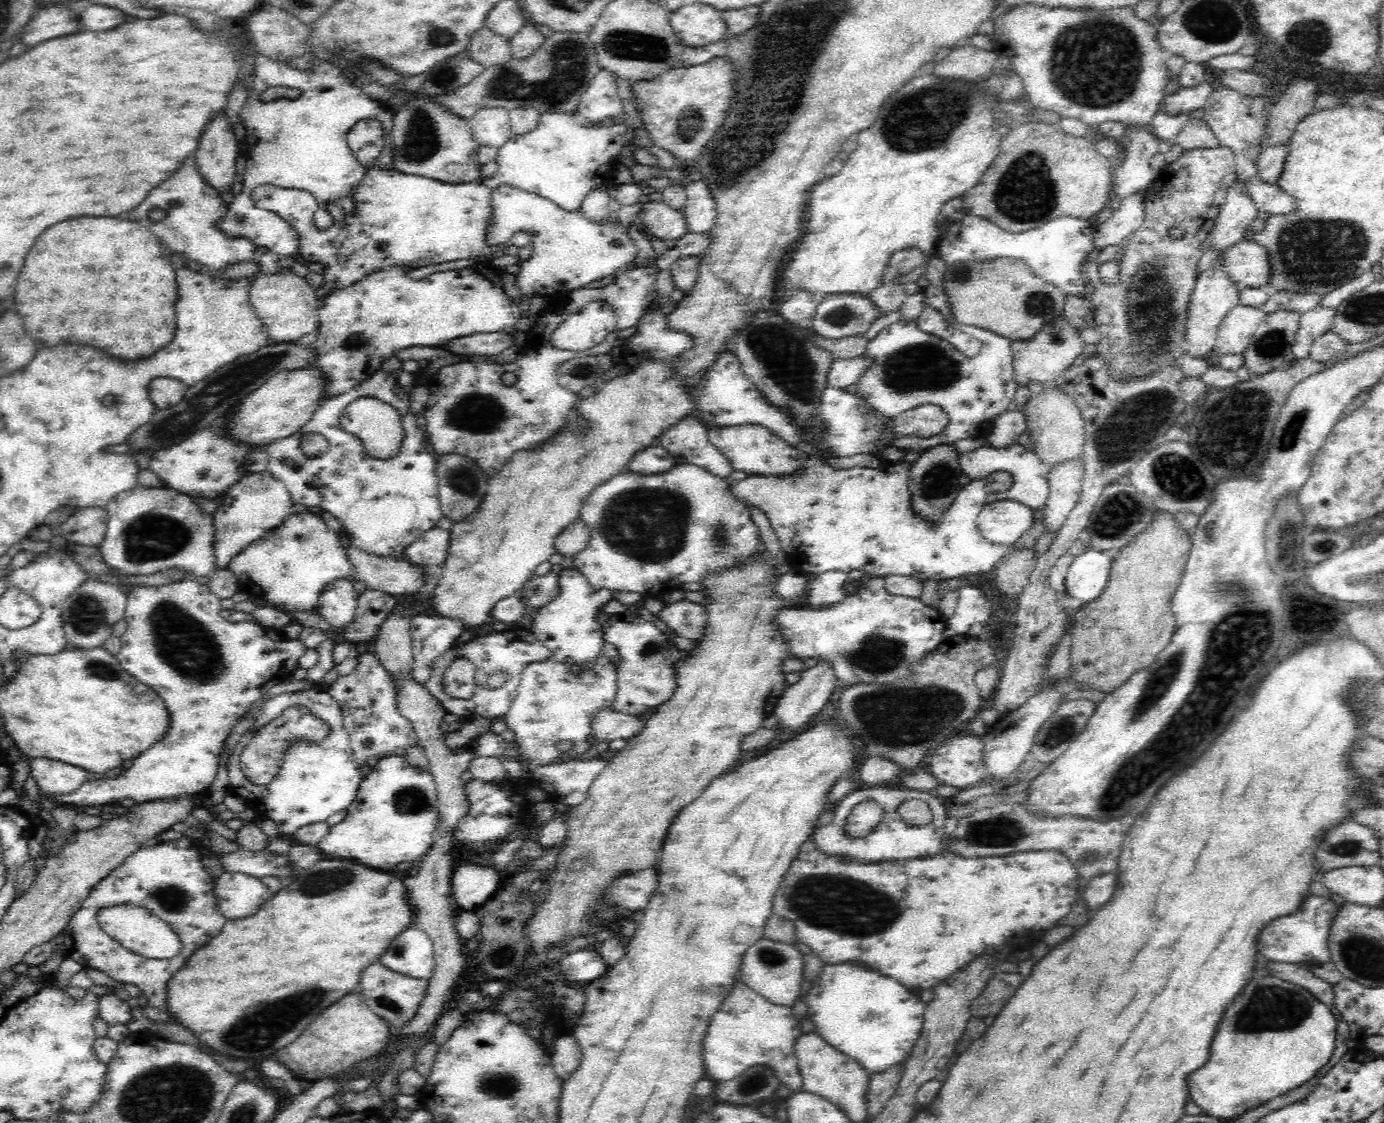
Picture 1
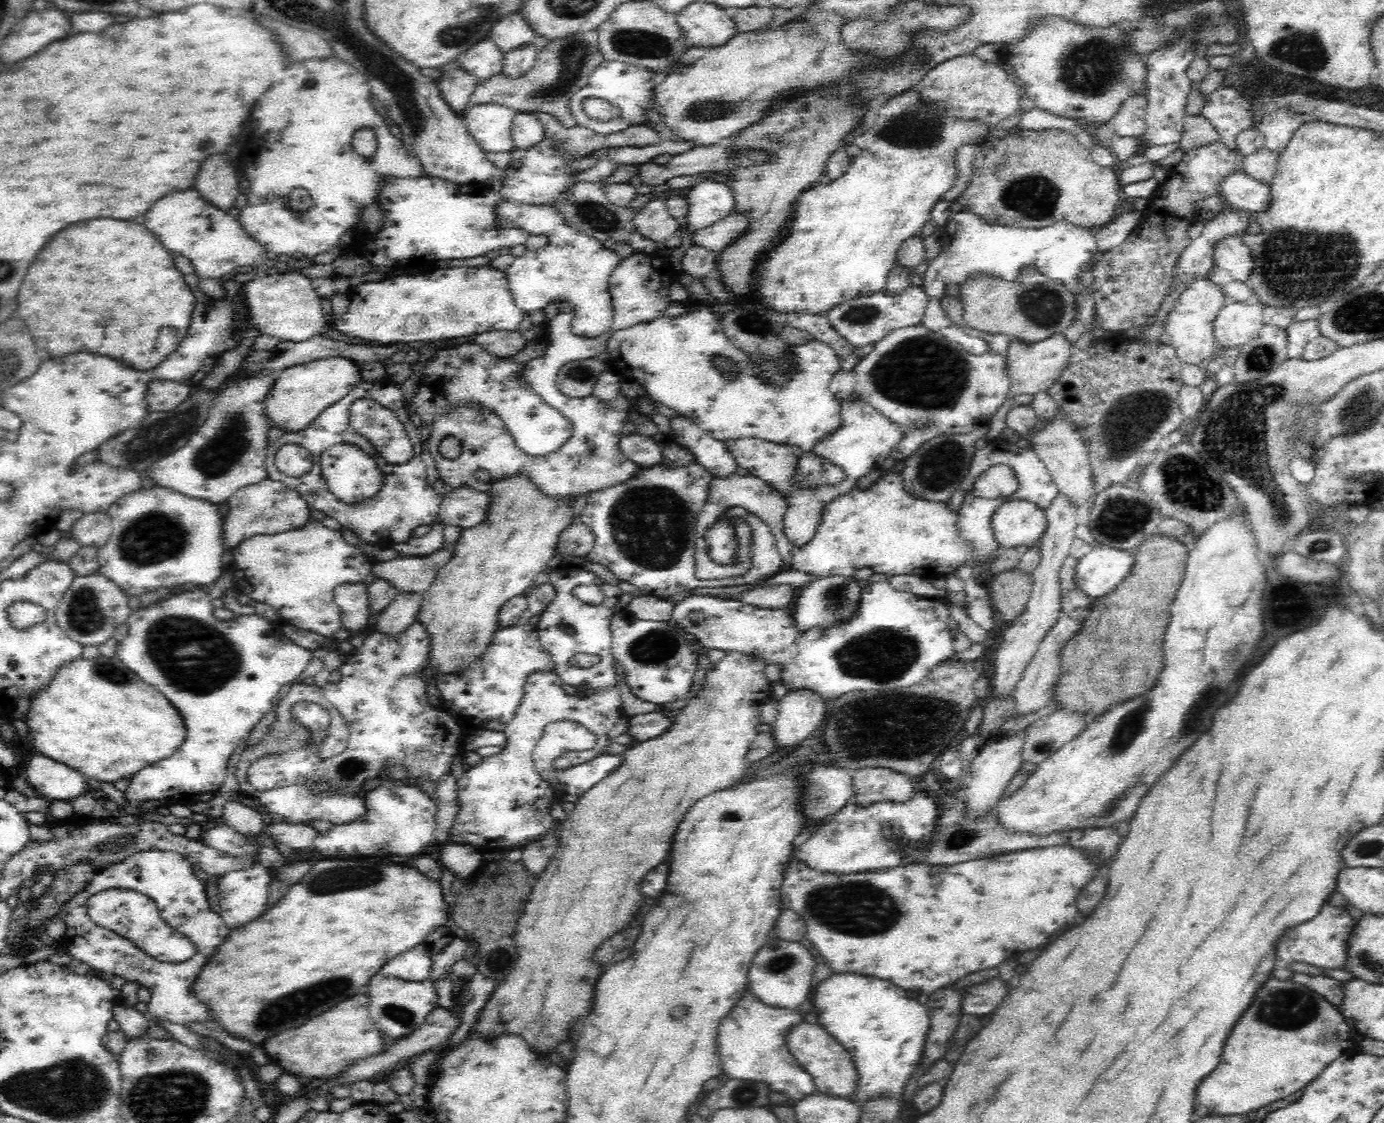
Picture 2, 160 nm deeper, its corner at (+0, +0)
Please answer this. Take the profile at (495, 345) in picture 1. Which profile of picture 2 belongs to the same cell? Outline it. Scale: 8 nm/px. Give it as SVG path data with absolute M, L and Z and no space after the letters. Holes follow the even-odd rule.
M489 330L471 336L470 344L479 346L481 350L492 356L509 357L519 351L528 340L519 331Z

